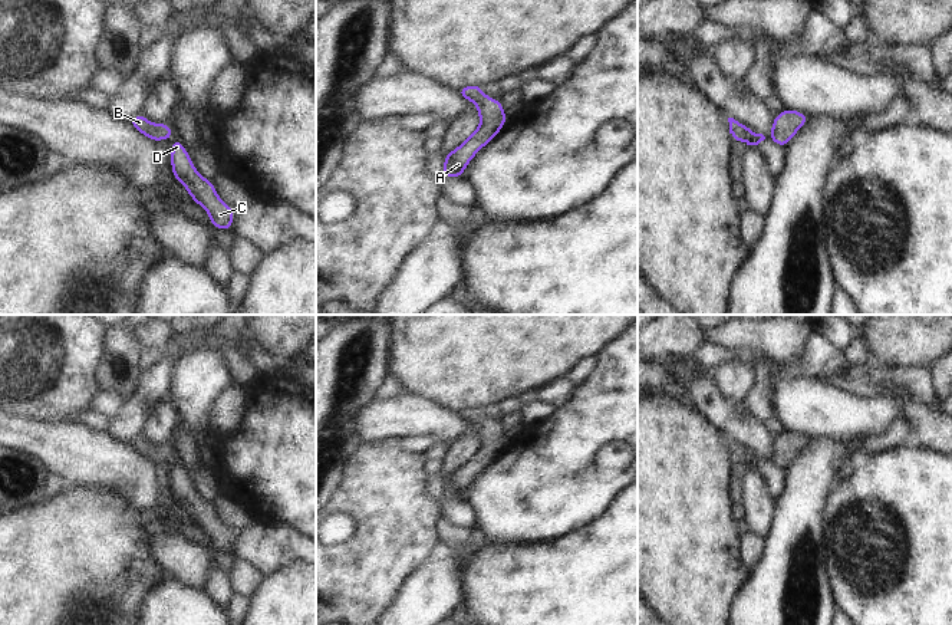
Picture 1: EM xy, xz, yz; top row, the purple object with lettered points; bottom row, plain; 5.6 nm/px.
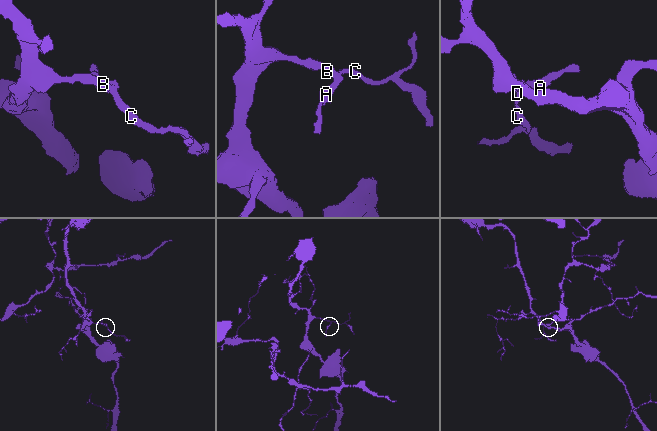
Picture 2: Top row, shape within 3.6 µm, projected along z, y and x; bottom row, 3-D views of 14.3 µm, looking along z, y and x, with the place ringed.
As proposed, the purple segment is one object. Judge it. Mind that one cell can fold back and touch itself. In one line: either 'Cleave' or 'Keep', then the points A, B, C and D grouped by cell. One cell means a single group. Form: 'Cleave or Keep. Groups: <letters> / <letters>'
Keep. Groups: A B C D.

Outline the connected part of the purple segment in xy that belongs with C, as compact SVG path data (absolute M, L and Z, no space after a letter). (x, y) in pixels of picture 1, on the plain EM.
M179 460L171 467L171 493L191 522L208 534L210 547L231 553L234 529L227 527L217 516L214 504L198 494Z

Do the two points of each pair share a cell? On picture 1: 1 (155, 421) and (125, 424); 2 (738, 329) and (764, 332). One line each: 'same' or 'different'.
1: different
2: same

